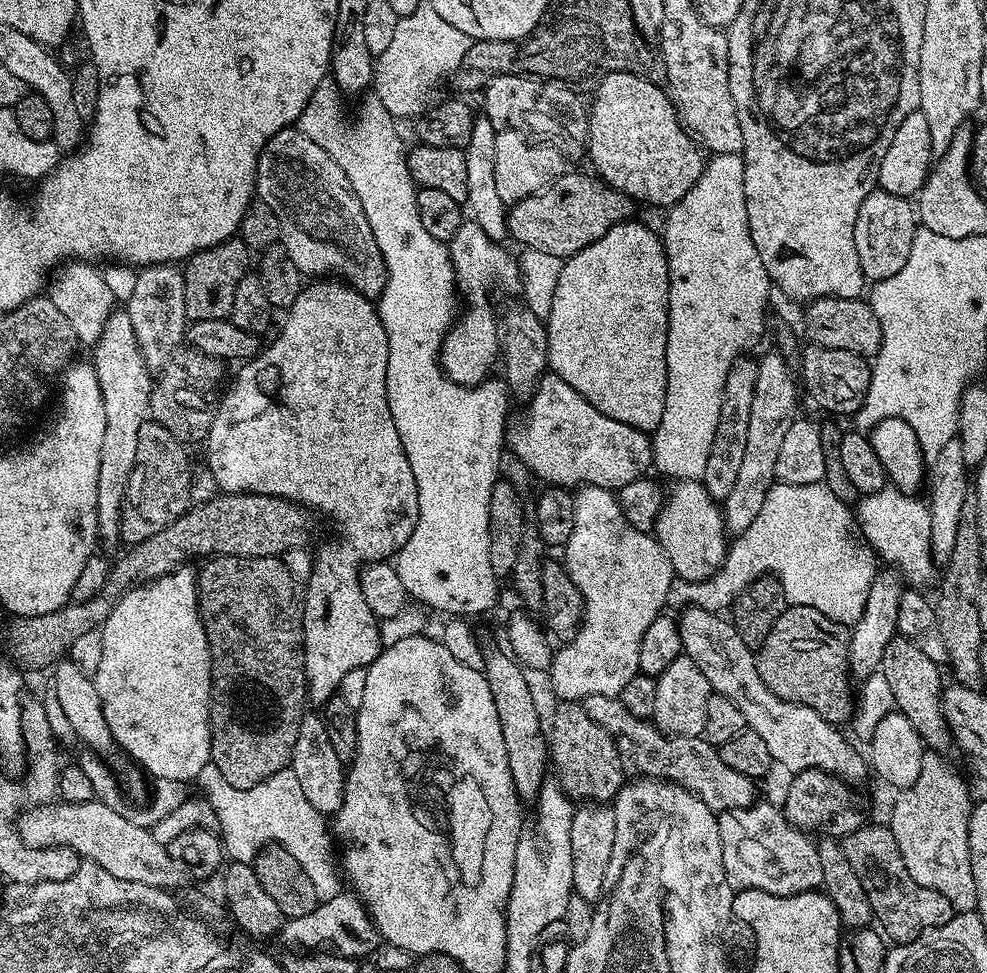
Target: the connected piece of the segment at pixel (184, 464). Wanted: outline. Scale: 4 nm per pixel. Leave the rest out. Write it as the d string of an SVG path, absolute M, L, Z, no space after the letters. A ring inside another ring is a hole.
M154 419L145 420L142 430L138 430L138 458L130 474L120 515L120 539L125 545L146 542L146 538L158 534L158 530L166 530L170 522L192 507L194 467L188 461L188 452L189 449L176 440L166 426Z

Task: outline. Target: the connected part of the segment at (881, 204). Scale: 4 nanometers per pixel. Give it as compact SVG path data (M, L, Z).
M873 190L862 202L858 218L854 222L854 250L858 250L858 266L862 266L865 281L875 282L894 278L906 258L910 258L910 246L918 242L917 209L906 196Z

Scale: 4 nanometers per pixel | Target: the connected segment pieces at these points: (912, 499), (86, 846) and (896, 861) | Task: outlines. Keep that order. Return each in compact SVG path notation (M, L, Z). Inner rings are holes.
M885 486L881 492L875 492L872 496L860 496L858 500L860 505L855 505L854 508L854 517L860 525L860 532L868 540L868 544L876 556L879 557L883 563L884 560L888 563L885 565L893 566L900 572L903 579L912 586L924 586L920 584L930 583L932 575L934 575L934 580L938 572L937 565L932 558L930 510L928 509L927 503L925 503L923 499L920 501L918 497L919 495L916 494L905 494L895 486Z
M98 799L77 804L40 804L37 808L25 807L18 817L20 837L24 844L31 848L69 848L74 850L83 859L93 860L102 870L114 874L114 878L126 878L126 882L142 882L142 886L154 886L165 890L177 890L184 883L189 883L188 867L168 851L168 846L158 842L152 830L143 824L130 822L124 812L112 810Z
M865 822L861 828L843 837L844 853L866 890L868 901L874 913L874 920L882 929L883 935L892 942L903 942L918 938L923 932L950 922L954 914L952 903L938 890L918 886L902 862L898 842L894 842L891 827ZM884 927L884 928L883 928ZM892 939L892 940L891 940Z

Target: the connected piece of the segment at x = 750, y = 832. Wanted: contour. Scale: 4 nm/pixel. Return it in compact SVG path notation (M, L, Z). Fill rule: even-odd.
M757 802L749 808L732 808L719 813L720 837L722 838L722 862L733 889L757 888L766 894L793 896L803 892L815 892L823 885L822 861L818 858L816 840L809 833L794 827L783 811L772 804Z

